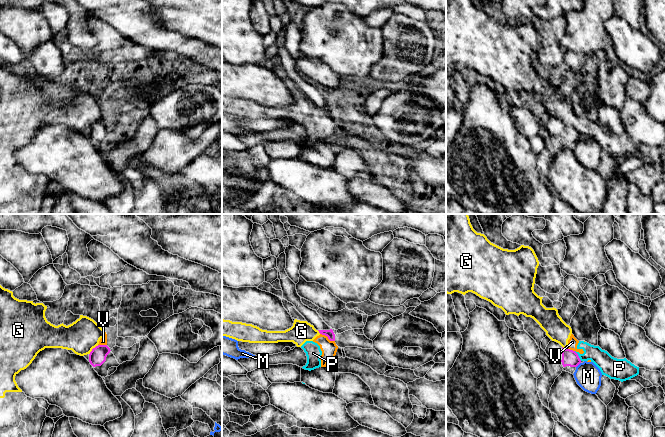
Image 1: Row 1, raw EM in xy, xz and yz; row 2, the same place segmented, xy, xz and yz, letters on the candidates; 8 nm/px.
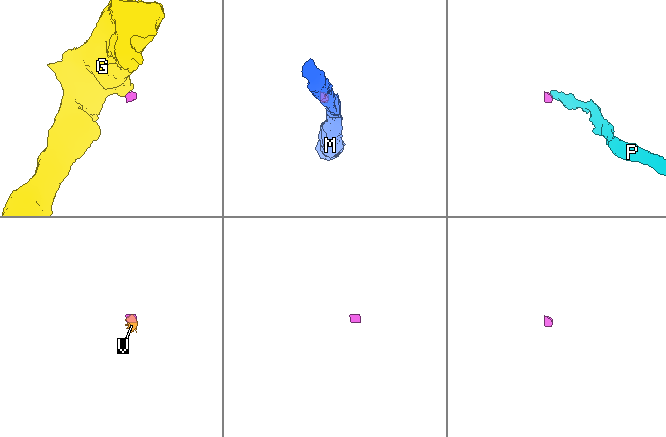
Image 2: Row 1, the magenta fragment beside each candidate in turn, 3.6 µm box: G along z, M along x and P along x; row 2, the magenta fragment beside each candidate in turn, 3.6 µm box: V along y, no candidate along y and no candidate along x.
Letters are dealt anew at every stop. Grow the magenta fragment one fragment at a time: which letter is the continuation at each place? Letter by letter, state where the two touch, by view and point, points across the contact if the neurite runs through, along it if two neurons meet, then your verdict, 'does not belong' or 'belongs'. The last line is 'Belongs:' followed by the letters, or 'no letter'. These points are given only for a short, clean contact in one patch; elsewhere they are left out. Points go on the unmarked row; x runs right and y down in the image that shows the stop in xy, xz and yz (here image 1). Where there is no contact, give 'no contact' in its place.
G: contact xy (92, 125); border xy (98, 121), (89, 130); does not belong
M: contact yz (578, 140); border yz (580, 138), (576, 143); does not belong
P: contact yz (578, 132); border yz (574, 127), (581, 136); does not belong
V: contact xz (327, 112); border xz (320, 109), (334, 117); does not belong
Belongs: no letter

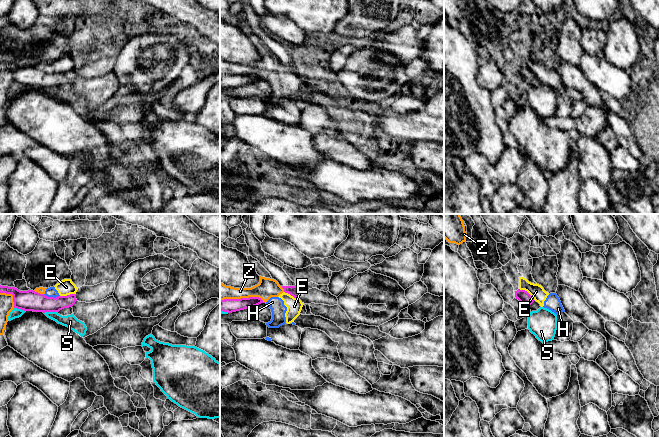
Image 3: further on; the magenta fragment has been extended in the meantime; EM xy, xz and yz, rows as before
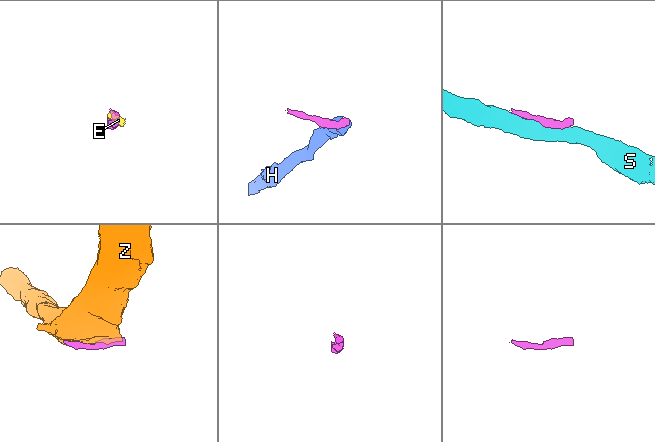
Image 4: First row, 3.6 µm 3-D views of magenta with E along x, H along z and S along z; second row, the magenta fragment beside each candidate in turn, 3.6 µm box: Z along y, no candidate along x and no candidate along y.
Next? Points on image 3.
E: contact yz (527, 68); border yz (519, 64), (526, 67), (535, 76); does not belong
H: contact xy (51, 73); border xy (43, 70), (49, 73), (59, 72); does not belong
S: contact xy (50, 87); does not belong
Z: contact xz (243, 74); does not belong
Belongs: no letter

